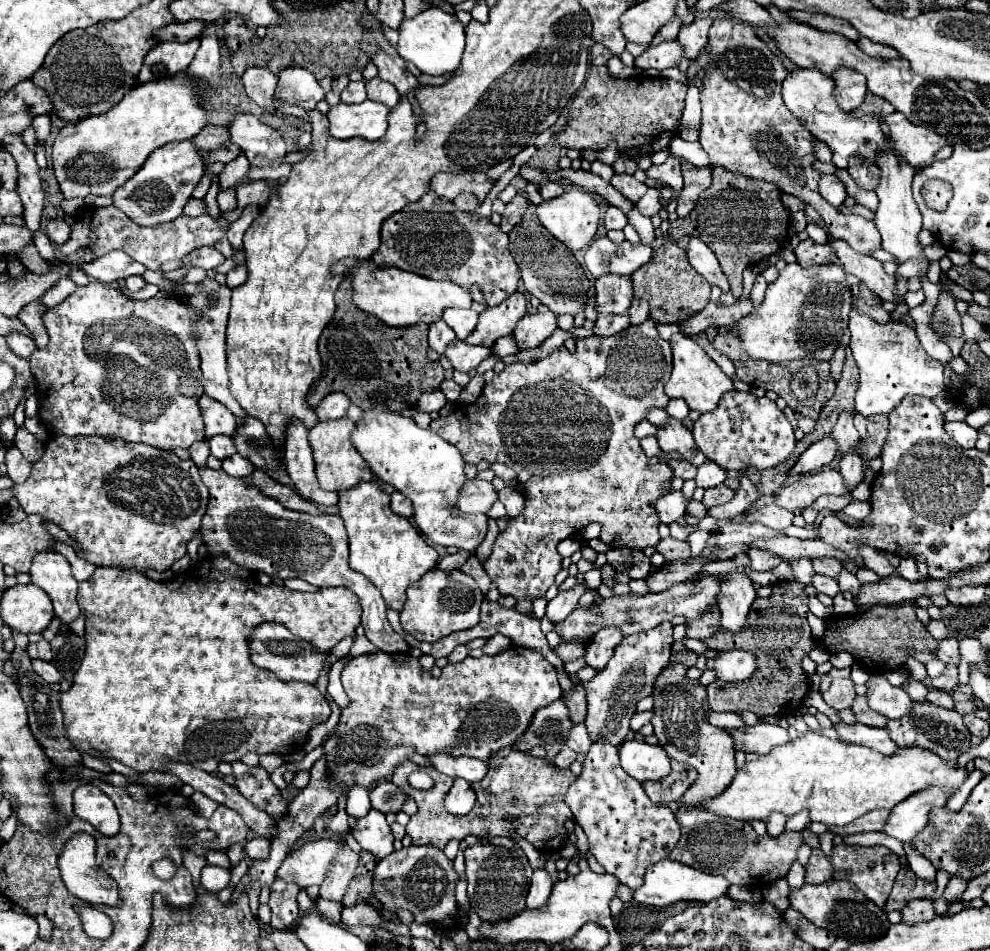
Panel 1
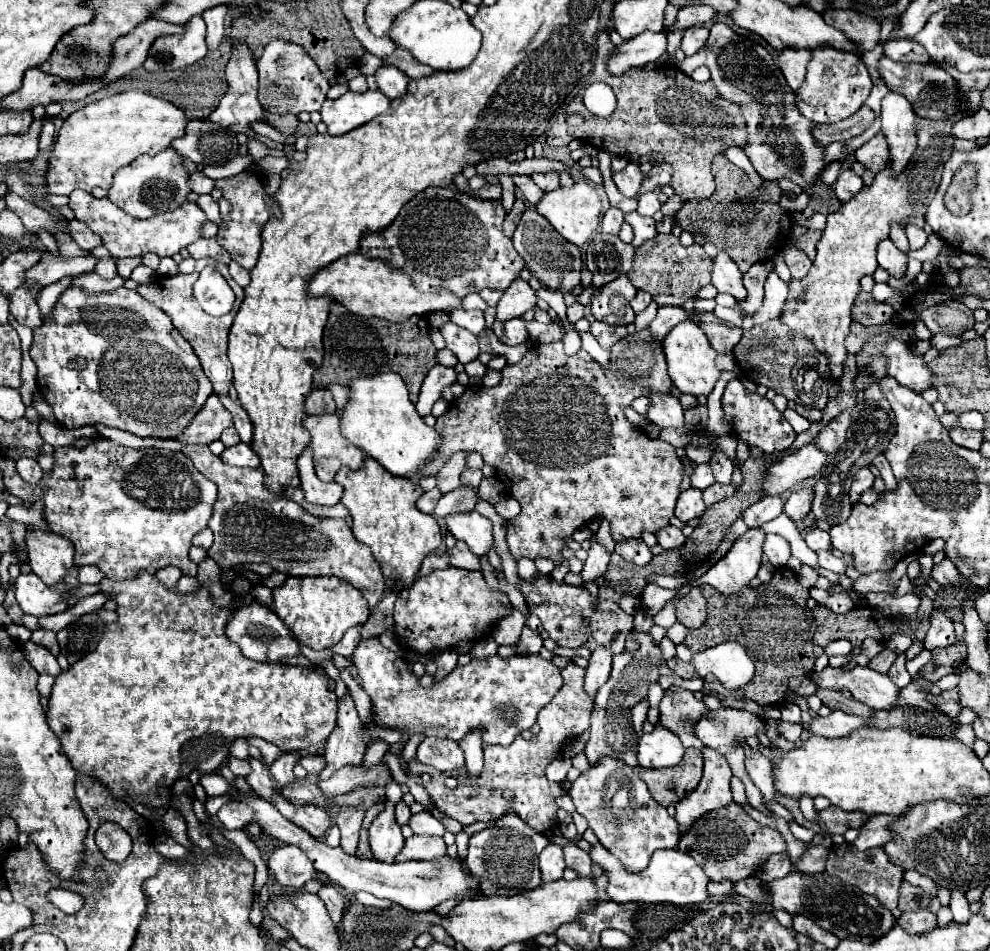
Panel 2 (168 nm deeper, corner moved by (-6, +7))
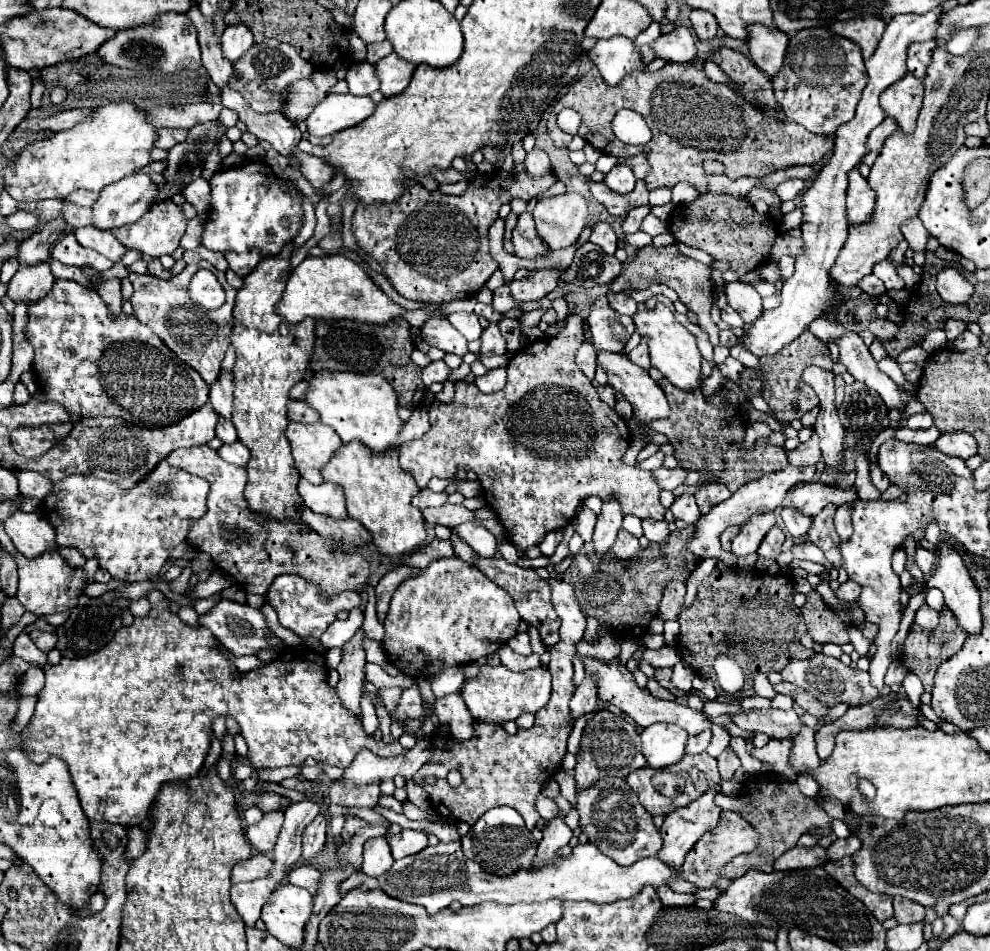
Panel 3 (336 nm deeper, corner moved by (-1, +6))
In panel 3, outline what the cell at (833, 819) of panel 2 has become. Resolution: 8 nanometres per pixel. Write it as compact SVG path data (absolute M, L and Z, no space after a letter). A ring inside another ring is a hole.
M760 776L760 778L748 780L742 786L742 790L744 790L742 794L750 794L754 798L754 806L740 814L762 834L762 844L758 844L758 848L752 850L750 854L742 854L742 856L734 858L730 862L730 866L726 866L726 870L722 870L722 876L740 878L748 870L772 872L776 858L782 856L786 850L790 850L802 834L806 834L812 828L830 828L830 824L832 824L832 816L826 814L826 810L820 806L818 800L806 798L798 790L796 784L792 784L784 778L772 776L772 778L762 780L762 776Z

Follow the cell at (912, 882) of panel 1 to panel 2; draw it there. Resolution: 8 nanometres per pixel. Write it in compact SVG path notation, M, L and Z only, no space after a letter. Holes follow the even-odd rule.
M903 881L901 883L901 891L899 891L899 911L919 911L919 909L927 909L929 906L929 895L919 889L913 887L911 883Z

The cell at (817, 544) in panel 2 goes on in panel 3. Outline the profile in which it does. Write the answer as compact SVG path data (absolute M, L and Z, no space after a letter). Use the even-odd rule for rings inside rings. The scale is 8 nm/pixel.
M782 510L782 520L784 520L788 532L790 532L794 538L806 536L808 530L810 530L810 526L812 526L812 518L802 516L802 514L798 514L796 510Z

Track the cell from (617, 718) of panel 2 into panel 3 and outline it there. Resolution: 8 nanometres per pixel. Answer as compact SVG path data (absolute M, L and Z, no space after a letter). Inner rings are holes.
M608 710L596 712L596 716L592 720L588 720L582 740L580 740L580 752L576 754L576 758L578 758L578 764L574 768L574 772L576 772L574 780L576 780L578 790L592 786L598 778L602 778L606 774L618 774L618 776L626 778L632 770L646 766L646 760L642 758L642 750L640 750L640 736L636 734L634 724L628 724L624 718L618 718L616 714L612 714Z

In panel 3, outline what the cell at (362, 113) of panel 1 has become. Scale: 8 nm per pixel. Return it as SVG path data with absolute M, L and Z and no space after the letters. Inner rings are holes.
M328 94L308 116L306 126L312 136L328 136L350 126L360 124L376 110L376 102L370 96L354 94Z

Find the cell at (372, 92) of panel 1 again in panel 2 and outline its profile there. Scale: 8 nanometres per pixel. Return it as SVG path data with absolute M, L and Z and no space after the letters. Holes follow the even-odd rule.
M393 65L379 67L377 73L375 73L375 79L377 79L379 91L383 95L387 95L389 99L397 99L397 97L403 97L407 93L409 77L401 69L397 69Z

